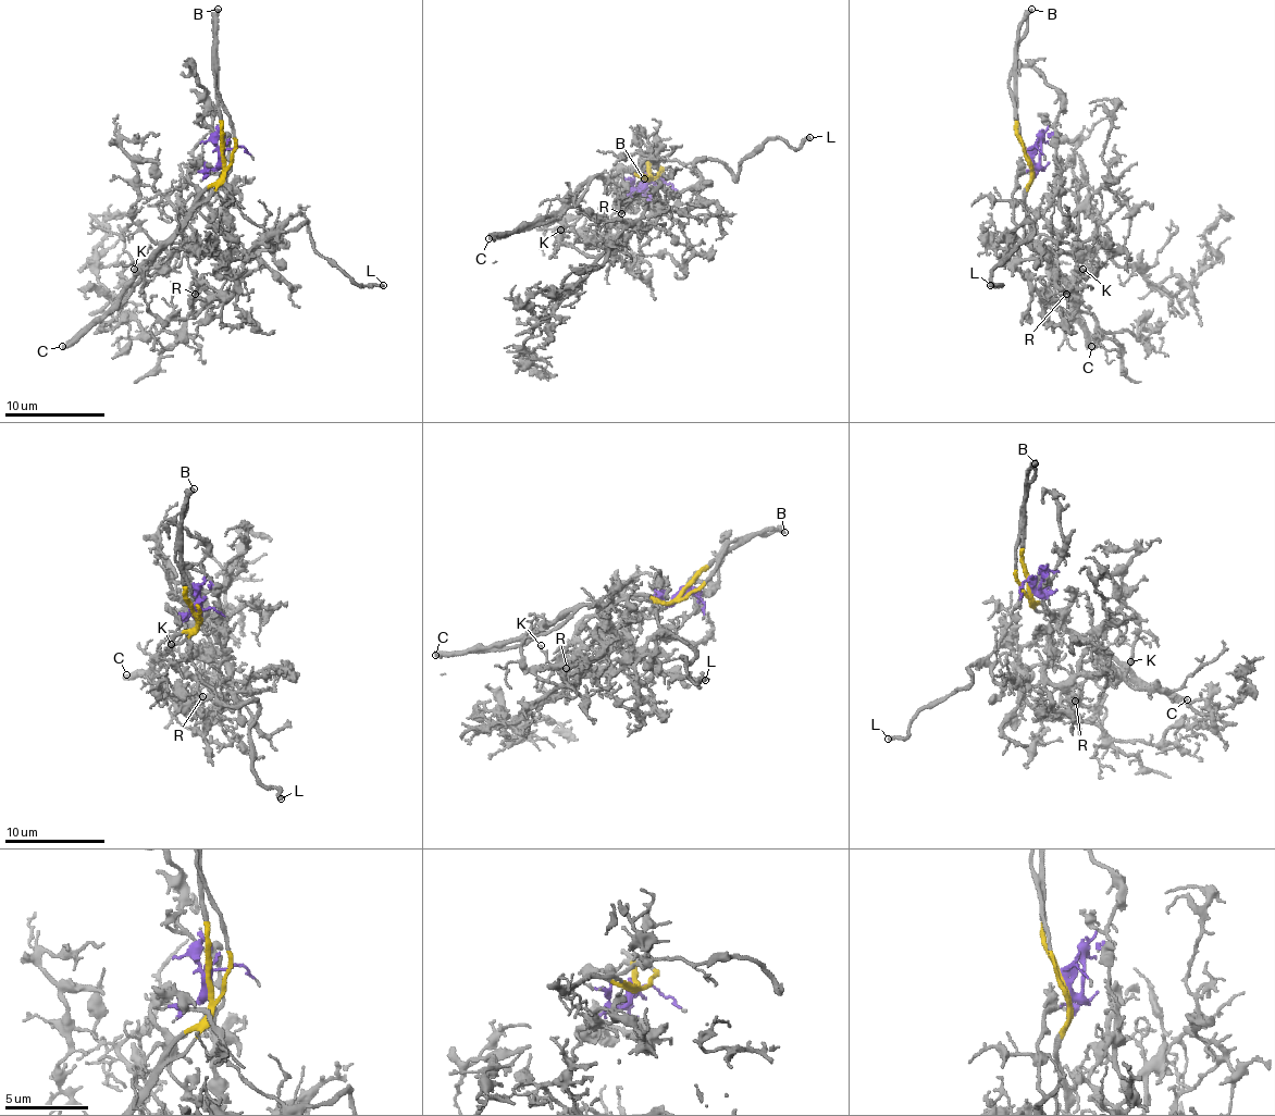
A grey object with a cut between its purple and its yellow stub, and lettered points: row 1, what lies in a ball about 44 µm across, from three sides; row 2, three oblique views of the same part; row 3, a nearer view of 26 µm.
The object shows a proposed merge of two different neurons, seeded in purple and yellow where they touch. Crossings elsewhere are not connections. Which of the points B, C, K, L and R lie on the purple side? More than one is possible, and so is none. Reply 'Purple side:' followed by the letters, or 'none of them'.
Purple side: K, L, R

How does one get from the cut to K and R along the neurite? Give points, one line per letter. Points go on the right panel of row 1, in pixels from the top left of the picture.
K: (1029, 157), (1047, 134), (1062, 178), (1057, 247), (1100, 261), (1092, 274), (1082, 269)
R: (1029, 157), (1047, 134), (1062, 178), (1065, 228), (1060, 251), (1017, 267), (1067, 294)

